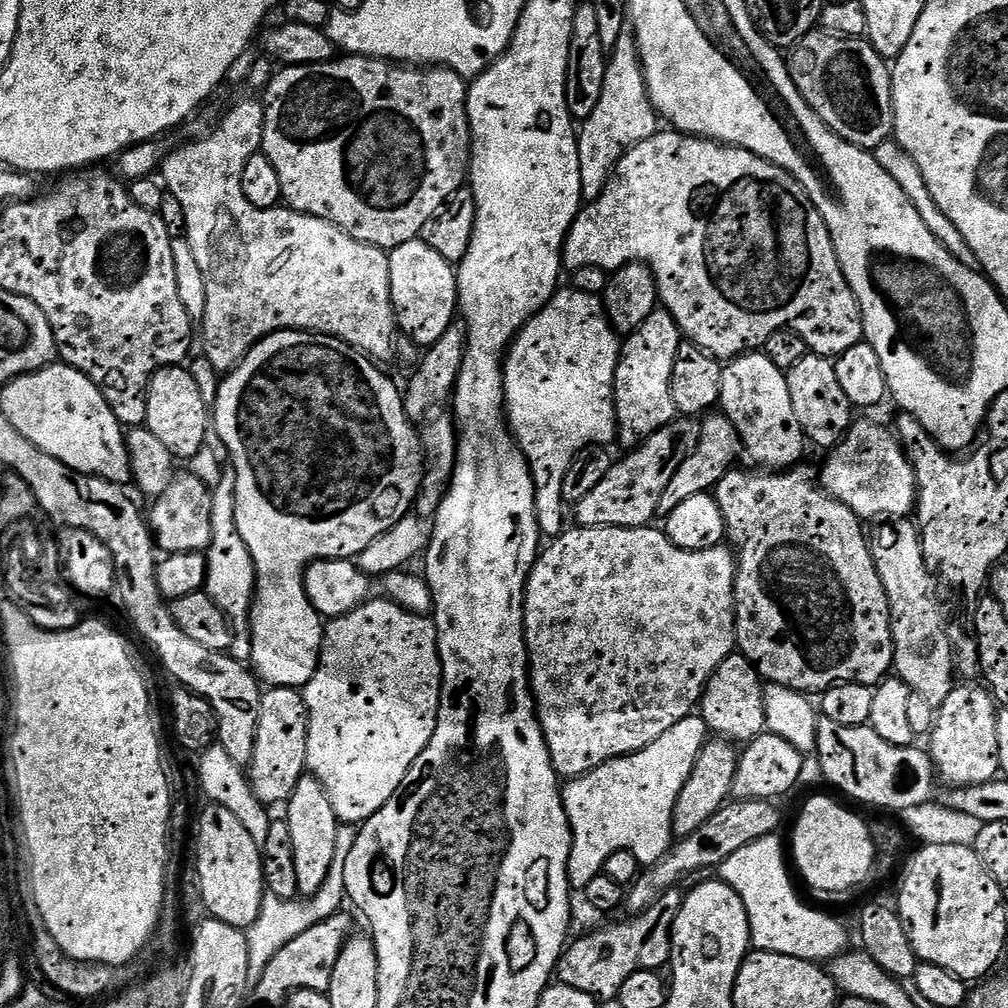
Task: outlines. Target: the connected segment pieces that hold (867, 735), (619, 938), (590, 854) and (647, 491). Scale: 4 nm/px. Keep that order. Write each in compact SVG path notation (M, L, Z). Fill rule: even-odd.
M821 715L815 755L820 756L820 768L824 771L825 778L838 791L845 792L864 804L889 808L895 814L901 814L908 807L922 806L937 799L938 773L931 755L925 749L923 752L916 747L894 746L870 726L847 728L834 722L834 718Z
M680 890L665 892L657 898L644 912L629 915L629 920L621 924L608 924L597 932L588 932L571 941L560 955L560 963L557 964L554 973L555 979L566 986L574 986L574 990L582 990L582 994L590 994L594 999L601 1002L614 1000L619 997L622 990L622 982L630 978L638 970L650 970L651 972L663 969L672 958L672 927L674 918L678 918L678 910L682 906L685 893Z
M693 714L682 718L678 726L670 726L670 730L662 734L662 738L650 742L650 746L646 746L642 751L607 760L602 766L569 779L563 785L564 809L572 827L568 883L573 889L582 890L590 882L590 878L601 875L606 858L610 858L610 854L618 850L632 852L641 866L656 864L667 854L668 849L674 844L672 815L678 802L678 794L686 786L690 770L694 770L696 755L702 751L709 738L710 729L703 716Z
M677 418L672 423L662 426L650 438L636 445L627 454L613 463L611 470L574 506L575 523L582 528L642 528L657 519L662 496L674 474L682 466L694 447L697 425L688 418Z

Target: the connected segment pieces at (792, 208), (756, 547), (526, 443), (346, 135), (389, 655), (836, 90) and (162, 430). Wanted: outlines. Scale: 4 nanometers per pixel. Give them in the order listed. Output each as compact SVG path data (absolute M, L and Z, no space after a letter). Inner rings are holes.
M657 130L650 138L646 138L646 142L638 142L638 146L629 148L627 154L612 169L612 177L608 179L604 192L597 200L585 203L581 207L568 237L564 239L563 267L569 273L574 273L582 266L615 270L628 264L647 264L648 269L656 275L659 303L672 315L674 322L678 322L681 333L691 343L697 344L721 362L763 349L770 334L774 334L779 328L789 328L791 332L797 332L802 338L806 338L809 349L817 356L835 358L850 350L850 346L862 343L864 319L856 296L842 274L842 266L838 262L830 230L804 187L789 172L782 170L777 164L771 164L769 160L763 160L750 150L735 148L732 144L722 144L718 140L705 140L702 136L690 136L687 132L667 131Z
M793 466L787 470L733 470L720 479L714 489L716 500L724 514L724 527L731 543L738 549L736 562L736 646L739 655L746 657L760 671L765 681L781 684L805 694L823 693L835 684L867 684L875 686L893 671L892 619L886 590L872 557L869 537L864 537L861 517L854 515L843 502L818 483L818 472L805 466Z
M571 286L565 288L565 292L564 289L557 291L548 305L538 314L534 314L534 318L528 320L524 329L512 341L512 347L508 349L504 357L504 406L506 409L506 419L512 435L516 437L516 444L524 451L524 456L532 468L532 477L536 480L536 491L538 493L538 522L540 523L541 533L548 538L559 536L566 528L566 523L564 524L564 508L566 509L564 483L566 482L566 474L570 470L572 459L576 457L576 453L581 452L581 450L589 446L608 446L616 440L614 378L616 377L616 367L620 361L621 337L612 329L612 324L608 321L608 315L604 309L604 301L601 297L582 294L577 288Z
M341 55L321 64L294 64L284 66L273 75L268 87L263 89L264 143L262 155L270 158L270 166L278 170L282 182L282 200L294 212L317 216L337 224L350 238L375 248L391 250L417 239L420 231L430 222L434 210L450 198L459 188L465 187L472 151L472 131L468 125L468 84L465 77L454 70L439 66L405 66L400 62L378 60L370 56Z
M369 598L345 616L327 621L320 665L302 689L308 711L307 771L316 776L334 806L341 825L359 826L402 786L410 766L426 750L440 709L442 666L435 623L427 615L408 612L387 598Z
M813 30L794 45L790 55L786 63L794 86L798 86L804 101L816 111L818 118L830 131L865 150L874 150L882 142L893 139L896 119L892 105L890 64L876 53L874 46L869 44L867 39L834 36L831 32Z
M173 366L170 368L160 368L152 375L152 381L148 387L148 401L146 402L146 427L158 438L166 450L172 453L173 457L191 458L200 453L200 449L205 447L204 440L210 436L210 404L204 401L204 392L200 389L200 384L187 372L187 367Z

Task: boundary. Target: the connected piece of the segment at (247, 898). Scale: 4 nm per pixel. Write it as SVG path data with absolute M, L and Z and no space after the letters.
M213 803L206 807L196 828L196 860L200 893L209 917L247 930L262 910L266 885L262 850L228 809Z

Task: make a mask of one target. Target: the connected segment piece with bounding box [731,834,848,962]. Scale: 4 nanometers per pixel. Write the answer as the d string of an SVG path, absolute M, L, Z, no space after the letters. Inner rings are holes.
M773 834L750 842L746 849L748 880L731 881L732 889L739 894L746 906L752 935L751 947L757 952L790 954L790 958L825 962L847 946L848 932L834 917L800 901L800 896L788 877L790 864L786 859L785 841L783 844L778 837L779 835Z

